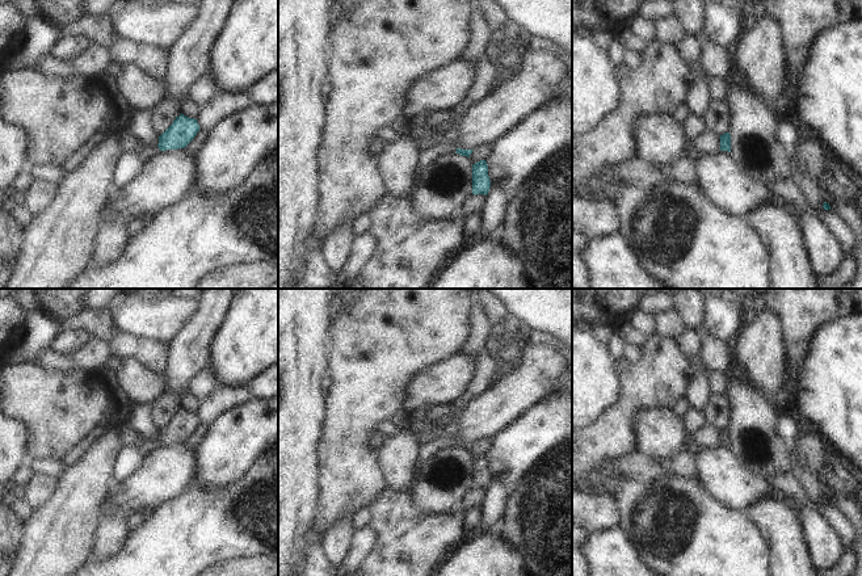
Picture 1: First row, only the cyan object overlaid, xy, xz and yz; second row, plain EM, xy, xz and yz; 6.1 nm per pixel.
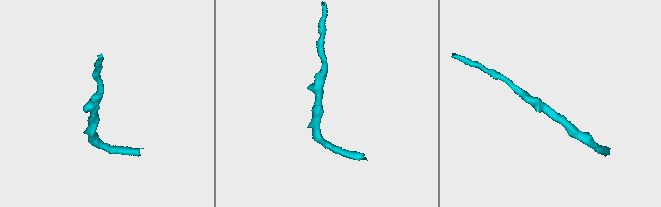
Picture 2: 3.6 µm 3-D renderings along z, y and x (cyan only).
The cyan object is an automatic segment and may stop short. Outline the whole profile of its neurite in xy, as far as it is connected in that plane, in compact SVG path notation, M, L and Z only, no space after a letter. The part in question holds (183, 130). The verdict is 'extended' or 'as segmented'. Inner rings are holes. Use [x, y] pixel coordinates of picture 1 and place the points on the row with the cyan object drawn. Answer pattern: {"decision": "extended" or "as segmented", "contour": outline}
{"decision": "extended", "contour": "M182 113L176 117L173 123L159 136L159 144L154 148L140 143L139 157L147 160L161 151L185 148L199 131L197 119L189 118Z"}

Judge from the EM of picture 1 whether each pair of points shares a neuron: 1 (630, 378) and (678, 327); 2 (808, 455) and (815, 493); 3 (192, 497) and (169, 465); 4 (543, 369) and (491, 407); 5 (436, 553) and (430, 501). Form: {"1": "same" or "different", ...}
{"1": "different", "2": "different", "3": "different", "4": "same", "5": "different"}

